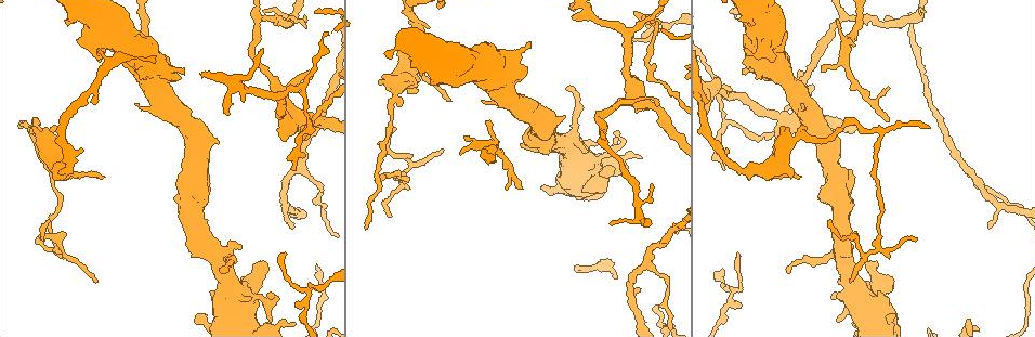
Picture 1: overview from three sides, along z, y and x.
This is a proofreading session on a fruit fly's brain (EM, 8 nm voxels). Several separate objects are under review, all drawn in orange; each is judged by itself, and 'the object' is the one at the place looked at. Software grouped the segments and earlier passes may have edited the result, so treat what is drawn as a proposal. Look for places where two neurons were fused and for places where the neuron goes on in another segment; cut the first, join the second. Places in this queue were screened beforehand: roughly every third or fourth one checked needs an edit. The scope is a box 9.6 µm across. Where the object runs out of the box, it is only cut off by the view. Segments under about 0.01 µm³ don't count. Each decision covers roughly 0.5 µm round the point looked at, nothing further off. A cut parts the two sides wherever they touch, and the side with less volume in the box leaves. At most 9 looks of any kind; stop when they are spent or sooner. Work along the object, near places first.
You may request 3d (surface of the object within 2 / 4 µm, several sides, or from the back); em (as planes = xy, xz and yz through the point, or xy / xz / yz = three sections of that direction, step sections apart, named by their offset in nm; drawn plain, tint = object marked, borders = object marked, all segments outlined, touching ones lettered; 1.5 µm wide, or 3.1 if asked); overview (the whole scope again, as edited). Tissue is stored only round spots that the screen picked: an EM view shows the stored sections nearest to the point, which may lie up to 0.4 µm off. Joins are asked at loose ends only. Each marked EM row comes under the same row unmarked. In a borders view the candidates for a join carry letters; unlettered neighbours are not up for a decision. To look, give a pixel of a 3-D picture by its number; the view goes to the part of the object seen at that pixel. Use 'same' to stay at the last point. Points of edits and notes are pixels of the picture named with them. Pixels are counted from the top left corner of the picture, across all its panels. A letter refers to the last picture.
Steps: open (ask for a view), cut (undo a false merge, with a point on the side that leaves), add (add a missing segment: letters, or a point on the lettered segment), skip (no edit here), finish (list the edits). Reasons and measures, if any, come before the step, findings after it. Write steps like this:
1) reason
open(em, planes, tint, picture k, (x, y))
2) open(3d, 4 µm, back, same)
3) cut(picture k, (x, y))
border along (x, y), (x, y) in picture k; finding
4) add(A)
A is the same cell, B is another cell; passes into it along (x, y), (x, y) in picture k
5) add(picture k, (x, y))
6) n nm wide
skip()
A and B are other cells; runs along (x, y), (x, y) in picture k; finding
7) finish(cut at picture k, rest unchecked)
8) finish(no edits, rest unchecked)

branch stops here
open(3d, 2 µm, picture 1, (788, 272))

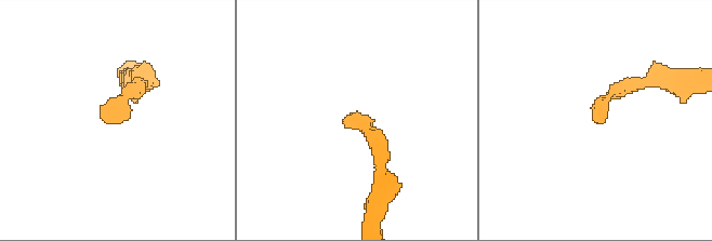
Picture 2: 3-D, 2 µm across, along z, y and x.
open(em, planes, borders, picture 2, (347, 118))

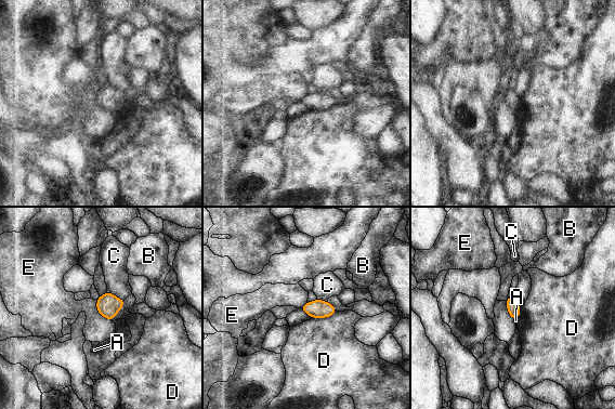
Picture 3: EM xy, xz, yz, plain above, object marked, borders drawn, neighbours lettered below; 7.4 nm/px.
100 nm wide; D touches over 200 nm
skip()
A, B, C, D and E are other cells; none of them fits

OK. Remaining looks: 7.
tapers out
open(3d, 4 µm, picture 1, (850, 281))

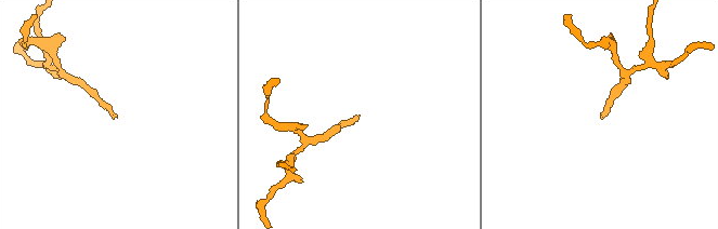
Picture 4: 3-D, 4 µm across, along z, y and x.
open(em, planes, borders, picture 4, (603, 116))

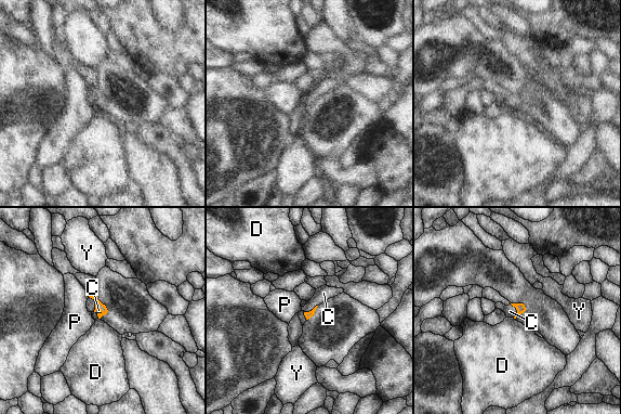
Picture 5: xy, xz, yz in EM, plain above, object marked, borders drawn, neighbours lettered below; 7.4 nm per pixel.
add(C)
C is the same cell, D, P and Y are other cells; the neuron continues

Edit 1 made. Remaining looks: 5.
open(overview)

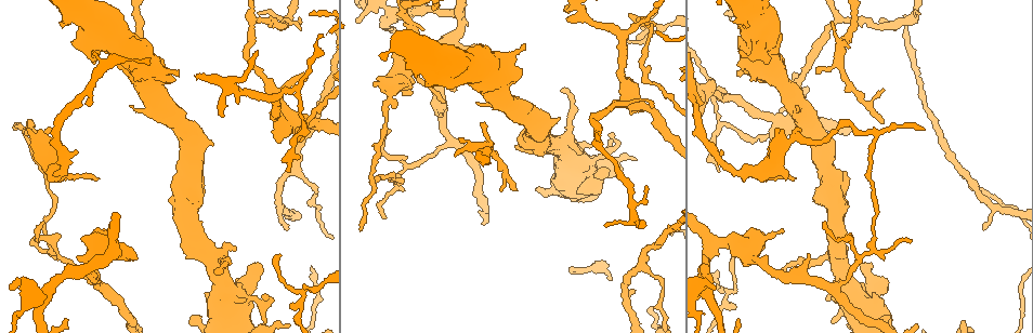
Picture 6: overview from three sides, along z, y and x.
arms part here
open(em, planes, tint, picture 6, (371, 181))

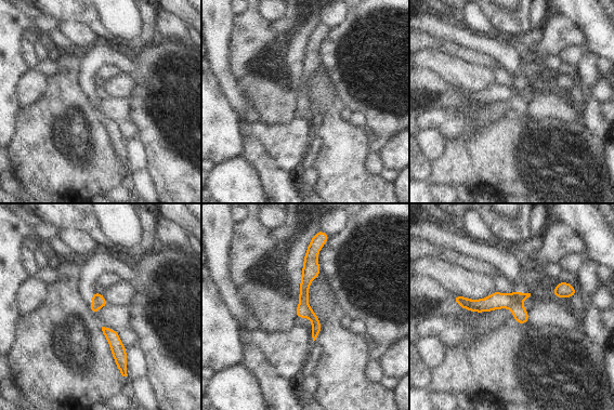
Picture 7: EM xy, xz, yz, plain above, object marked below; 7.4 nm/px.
what lies round it
open(em, planes, borders, same)

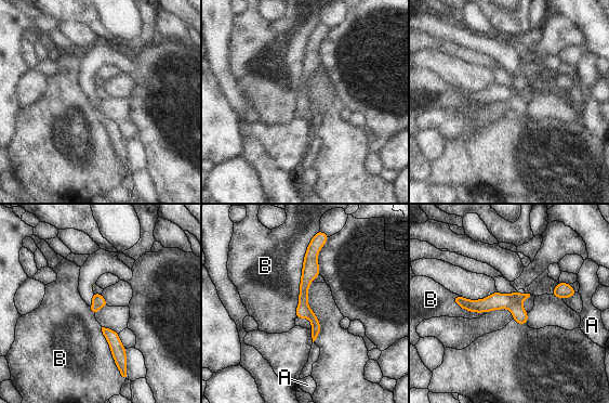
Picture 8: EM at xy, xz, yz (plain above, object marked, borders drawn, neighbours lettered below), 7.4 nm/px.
B touches over 650 nm
cut(picture 8, (519, 314))
A and B are other cells; border along (519, 294), (507, 308) in picture 8; a second neuron is stuck on

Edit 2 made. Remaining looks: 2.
finish(add at picture 5, cut at picture 8, rest unchecked)

